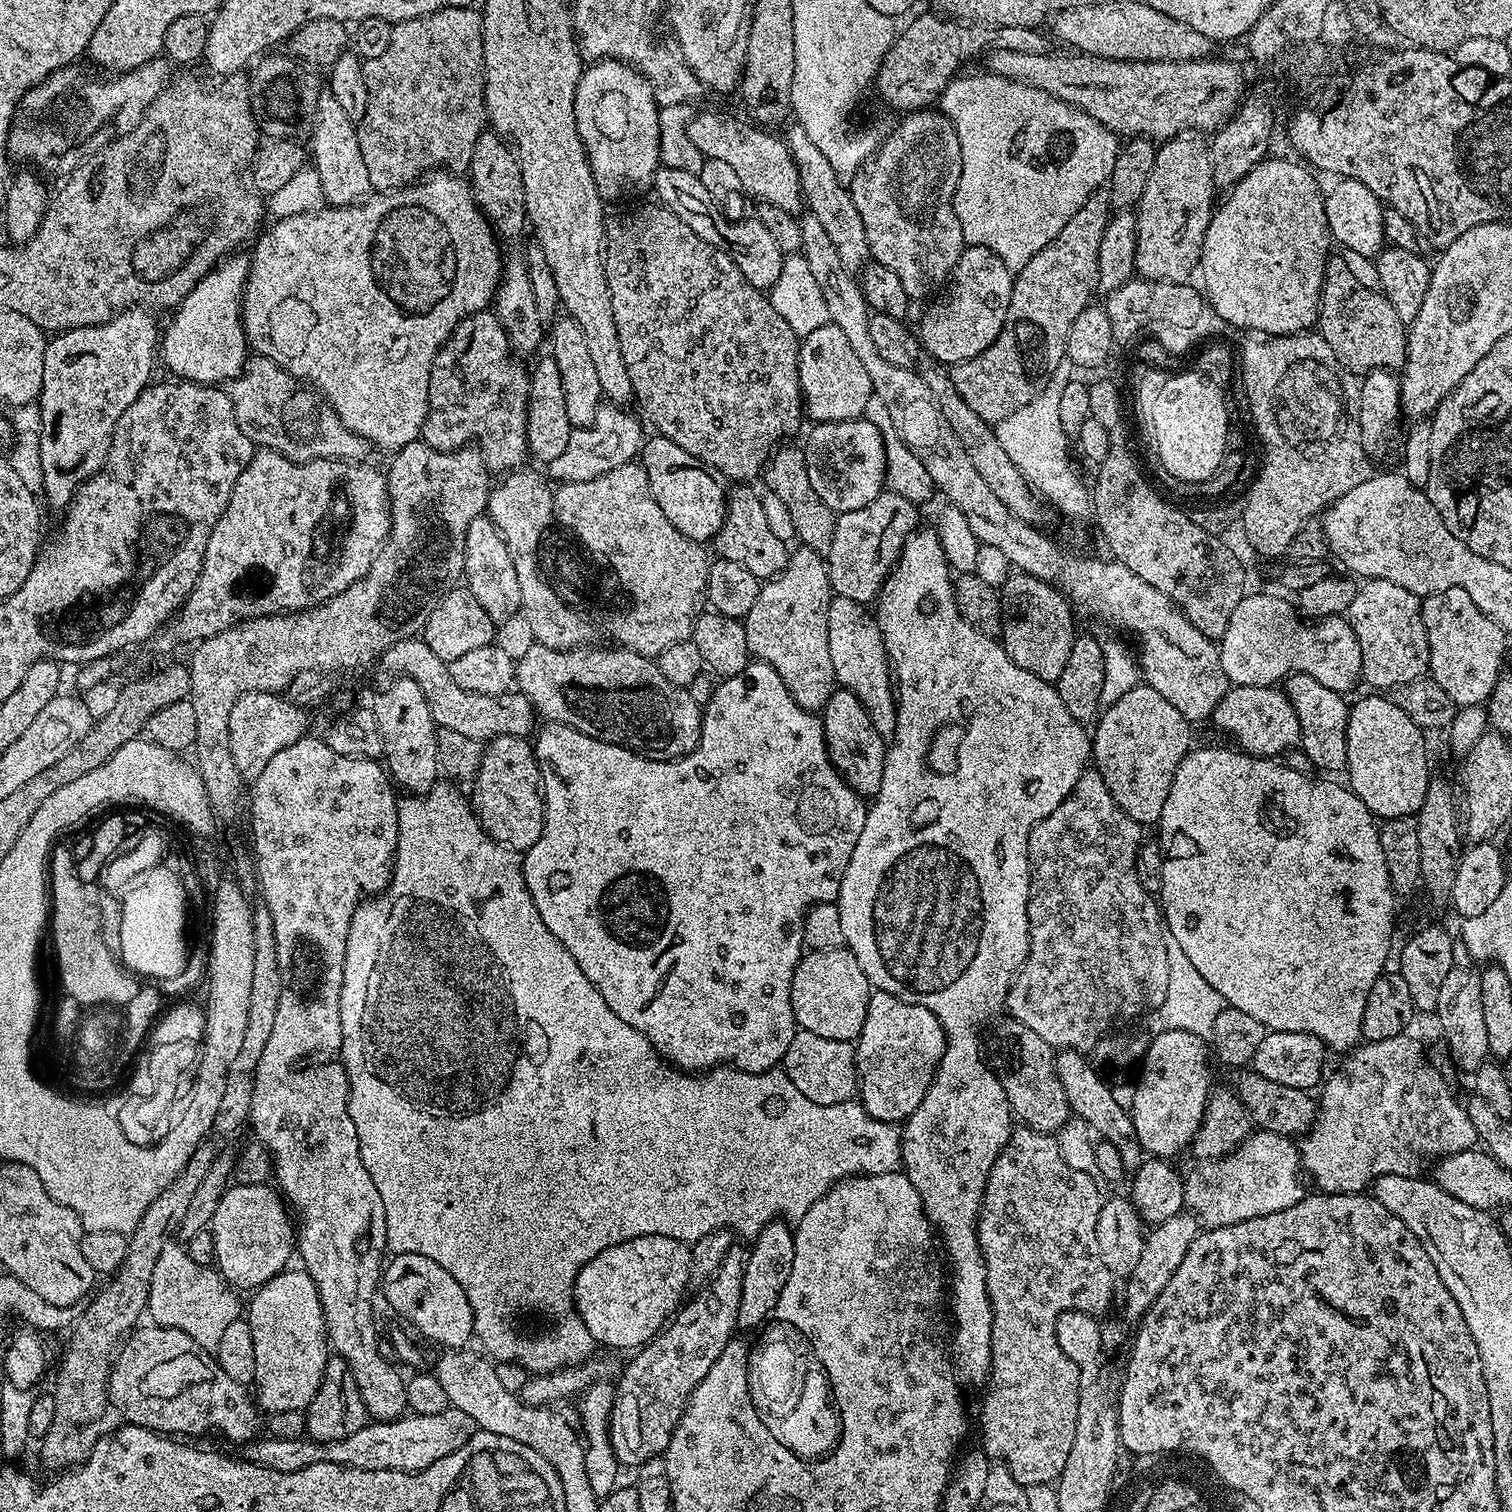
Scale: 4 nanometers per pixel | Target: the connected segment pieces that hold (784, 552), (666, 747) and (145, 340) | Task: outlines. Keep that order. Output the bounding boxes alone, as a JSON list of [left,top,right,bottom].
[[714,486,789,582],[515,642,702,760],[38,306,158,510]]

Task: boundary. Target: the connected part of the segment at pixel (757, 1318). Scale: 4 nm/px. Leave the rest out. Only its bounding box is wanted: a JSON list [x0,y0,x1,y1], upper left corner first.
[736,1219,794,1330]

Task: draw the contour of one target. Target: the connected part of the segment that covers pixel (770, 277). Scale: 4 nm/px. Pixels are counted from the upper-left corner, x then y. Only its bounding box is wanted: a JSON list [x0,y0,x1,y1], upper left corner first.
[654,166,786,290]

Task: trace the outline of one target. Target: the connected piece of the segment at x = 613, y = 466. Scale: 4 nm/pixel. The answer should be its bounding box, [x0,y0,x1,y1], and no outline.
[547,402,646,484]

